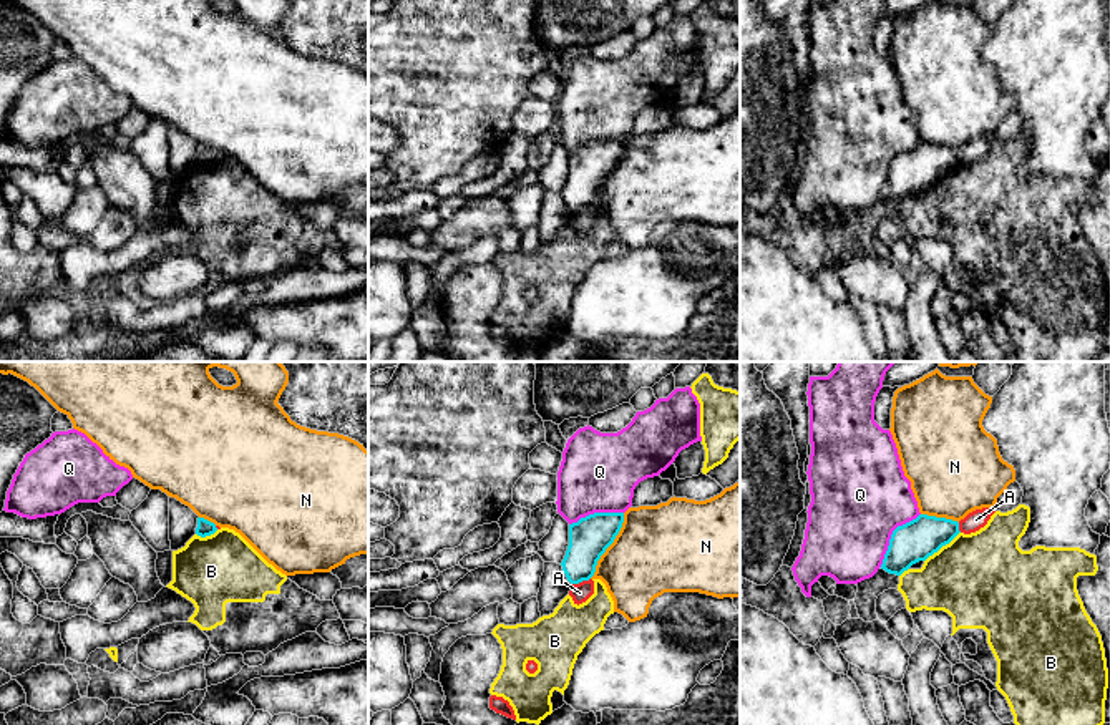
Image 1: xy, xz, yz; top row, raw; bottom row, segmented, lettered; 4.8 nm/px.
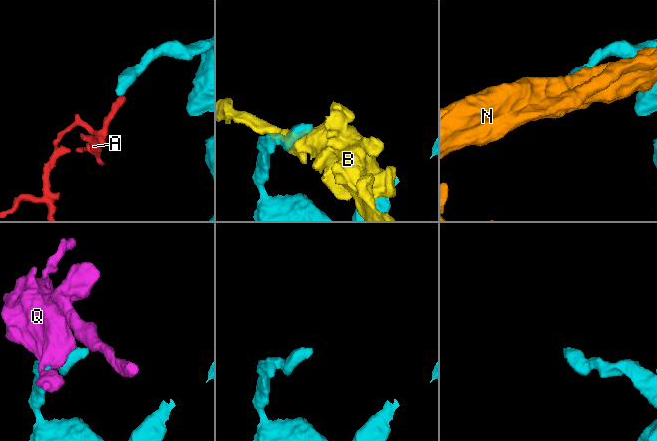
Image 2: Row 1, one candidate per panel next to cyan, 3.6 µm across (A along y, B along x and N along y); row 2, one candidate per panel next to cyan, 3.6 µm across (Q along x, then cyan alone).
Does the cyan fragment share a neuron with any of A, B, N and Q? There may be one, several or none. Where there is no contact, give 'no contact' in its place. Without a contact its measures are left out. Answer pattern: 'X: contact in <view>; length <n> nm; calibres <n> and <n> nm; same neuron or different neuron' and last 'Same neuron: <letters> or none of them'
A: contact in xz; length 90 nm; calibres 200 and 90 nm; different neuron
B: contact in yz; length 220 nm; calibres 200 and 460 nm; different neuron
N: contact in xz; length 360 nm; calibres 200 and 420 nm; different neuron
Q: contact in yz; length 320 nm; calibres 200 and 460 nm; different neuron
Same neuron: none of them

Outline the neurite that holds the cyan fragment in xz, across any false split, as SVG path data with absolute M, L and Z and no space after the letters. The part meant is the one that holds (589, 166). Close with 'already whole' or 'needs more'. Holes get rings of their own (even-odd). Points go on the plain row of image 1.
M594 141L569 153L569 174L561 191L571 212L589 209L597 189L614 171L624 151L624 141Z; already whole

